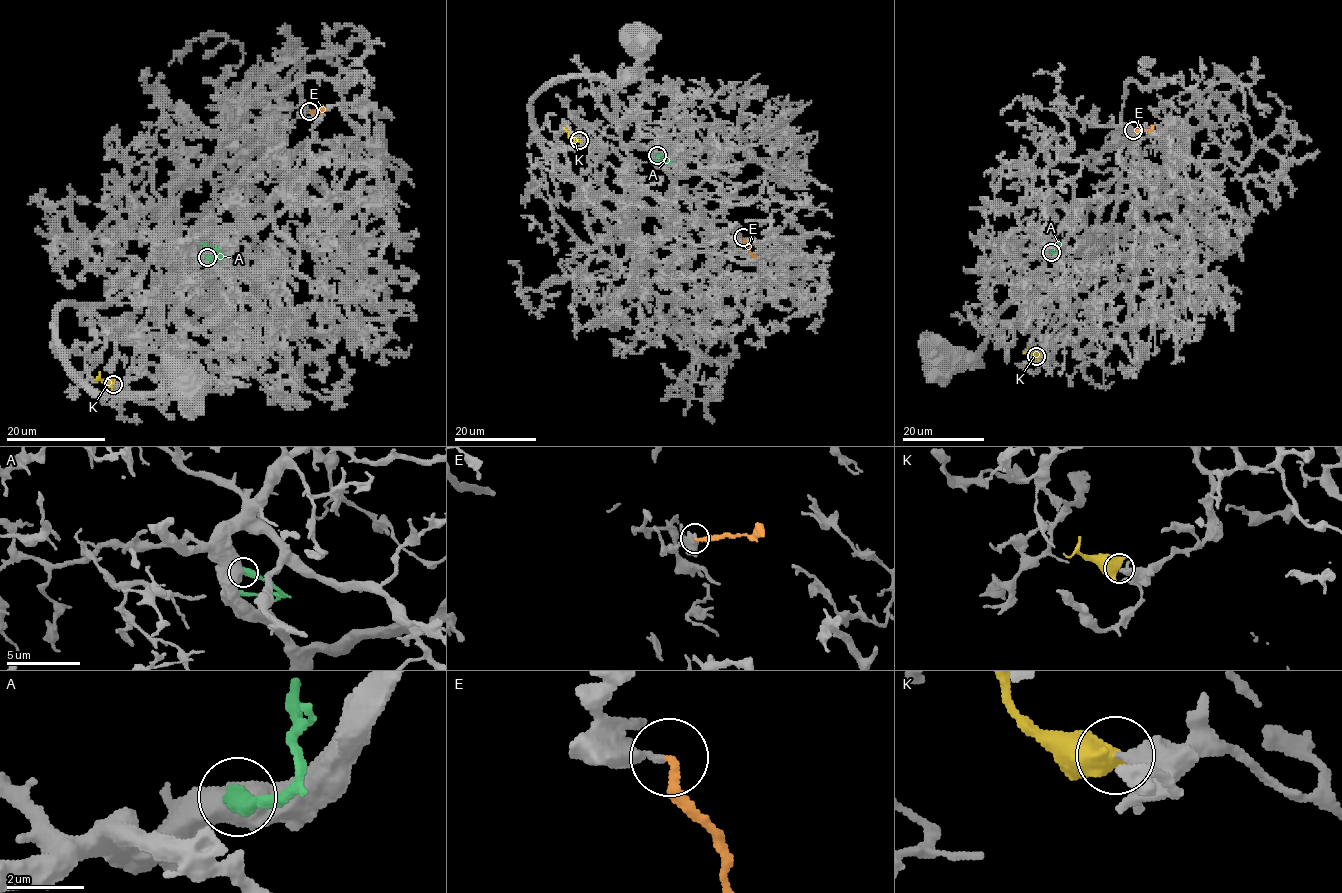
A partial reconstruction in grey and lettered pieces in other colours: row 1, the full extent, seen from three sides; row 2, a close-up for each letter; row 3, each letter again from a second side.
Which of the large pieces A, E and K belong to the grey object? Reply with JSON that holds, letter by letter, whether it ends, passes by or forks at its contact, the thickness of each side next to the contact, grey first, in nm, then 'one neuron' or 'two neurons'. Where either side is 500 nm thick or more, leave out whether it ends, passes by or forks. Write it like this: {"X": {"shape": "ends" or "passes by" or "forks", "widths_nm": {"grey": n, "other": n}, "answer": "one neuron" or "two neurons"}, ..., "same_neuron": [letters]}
{"A": {"widths_nm": {"grey": 800, "other": 480}, "answer": "two neurons"}, "E": {"shape": "ends", "widths_nm": {"grey": 280, "other": 260}, "answer": "two neurons"}, "K": {"widths_nm": {"grey": 360, "other": 700}, "answer": "two neurons"}, "same_neuron": []}

